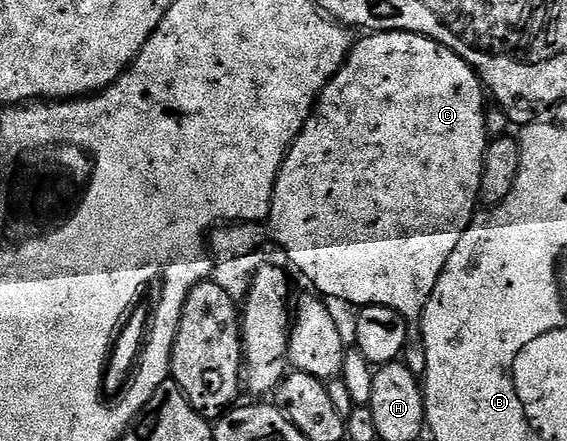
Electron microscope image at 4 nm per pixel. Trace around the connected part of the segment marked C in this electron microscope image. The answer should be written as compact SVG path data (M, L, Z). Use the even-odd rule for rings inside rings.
M374 32L362 36L365 37L358 39L350 48L349 57L342 68L318 94L313 113L307 118L303 130L285 156L269 207L268 235L272 243L285 253L286 261L290 265L293 263L318 288L316 291L322 297L330 301L346 300L361 308L387 306L398 312L406 322L417 322L435 290L435 282L439 282L439 274L443 274L443 266L447 266L447 258L451 258L455 246L459 246L459 238L463 238L479 208L487 147L487 92L483 87L482 77L478 76L467 61L429 36L421 36L417 32Z

